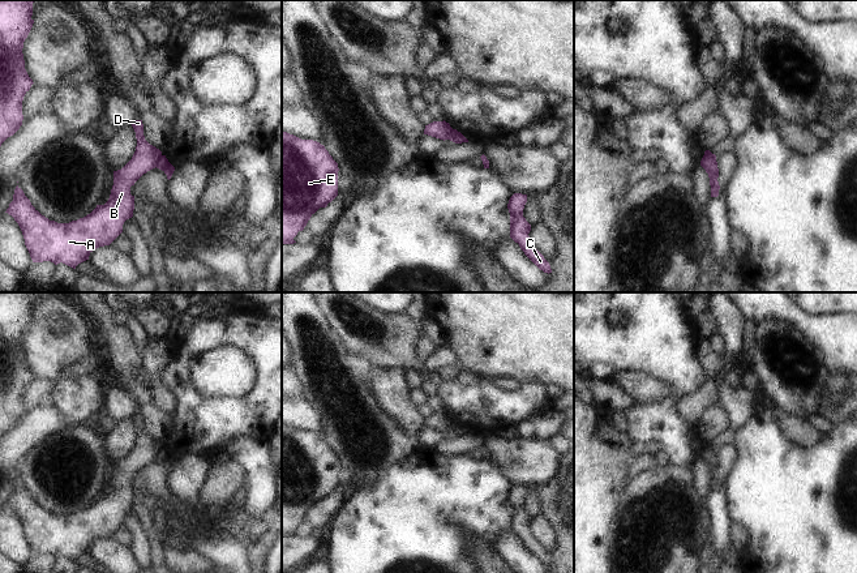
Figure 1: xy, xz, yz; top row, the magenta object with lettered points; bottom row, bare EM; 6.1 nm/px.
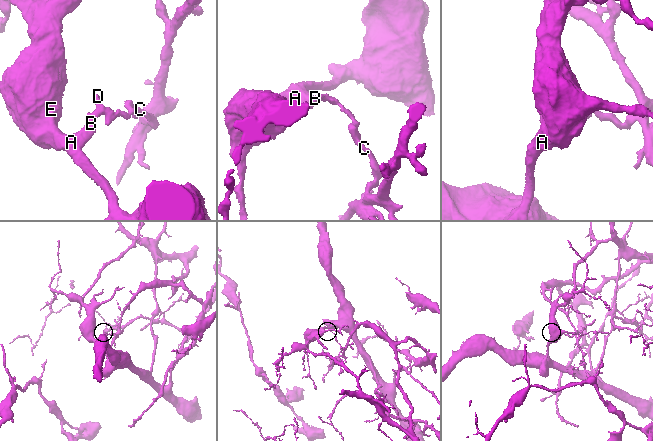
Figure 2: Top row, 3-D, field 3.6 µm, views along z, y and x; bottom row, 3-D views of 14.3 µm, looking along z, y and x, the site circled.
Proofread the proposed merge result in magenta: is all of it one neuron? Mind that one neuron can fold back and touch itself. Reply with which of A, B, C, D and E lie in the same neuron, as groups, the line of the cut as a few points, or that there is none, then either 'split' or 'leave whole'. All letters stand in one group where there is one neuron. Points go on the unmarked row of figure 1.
A B D E / C | xy (161, 447), (154, 458) | split

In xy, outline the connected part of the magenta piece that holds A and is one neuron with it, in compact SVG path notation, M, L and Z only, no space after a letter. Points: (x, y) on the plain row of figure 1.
M134 412L132 419L137 431L137 439L132 452L121 462L113 463L113 478L108 493L104 497L97 497L86 509L69 516L50 513L31 497L23 483L18 478L16 479L13 493L5 505L12 508L18 516L33 555L51 553L55 557L63 555L76 561L78 556L89 552L94 542L110 538L123 525L124 514L133 509L134 503L134 488L130 487L130 479L143 466L155 461L162 448L159 441L145 432L142 412Z

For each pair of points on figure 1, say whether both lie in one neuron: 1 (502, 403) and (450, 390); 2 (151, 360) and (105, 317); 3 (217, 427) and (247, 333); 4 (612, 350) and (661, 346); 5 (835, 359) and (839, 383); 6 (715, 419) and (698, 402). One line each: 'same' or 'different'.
1: same
2: different
3: same
4: same
5: different
6: different

